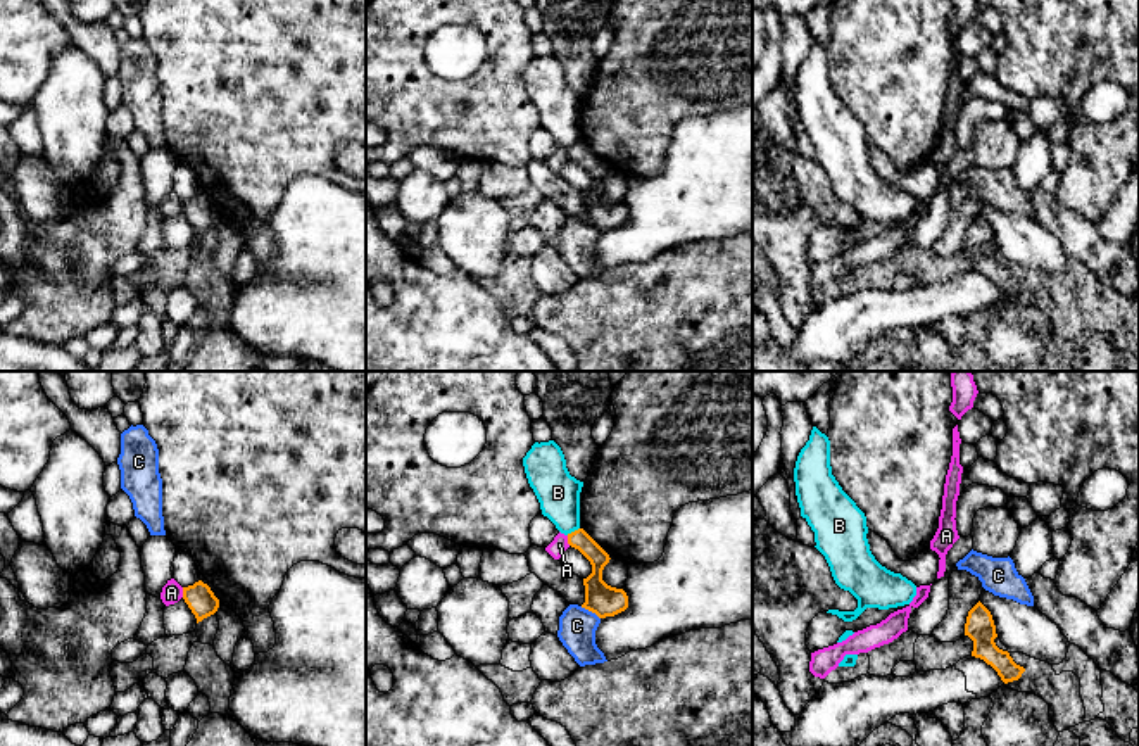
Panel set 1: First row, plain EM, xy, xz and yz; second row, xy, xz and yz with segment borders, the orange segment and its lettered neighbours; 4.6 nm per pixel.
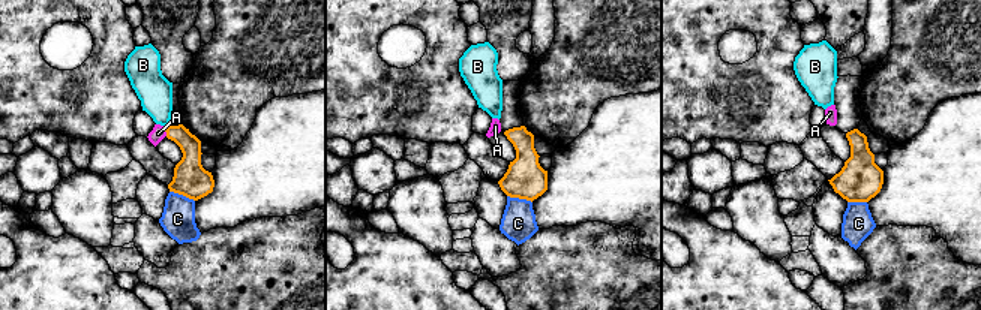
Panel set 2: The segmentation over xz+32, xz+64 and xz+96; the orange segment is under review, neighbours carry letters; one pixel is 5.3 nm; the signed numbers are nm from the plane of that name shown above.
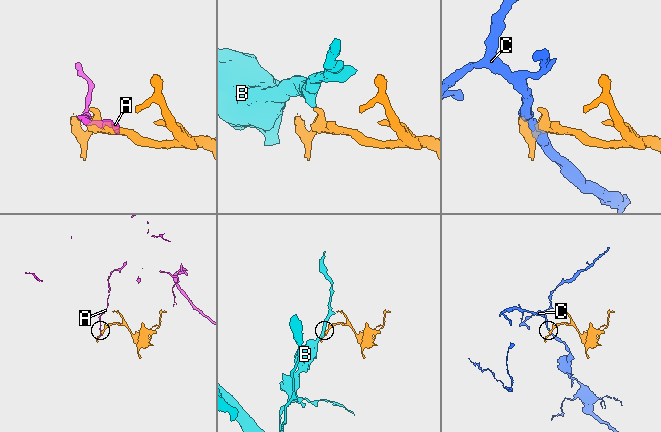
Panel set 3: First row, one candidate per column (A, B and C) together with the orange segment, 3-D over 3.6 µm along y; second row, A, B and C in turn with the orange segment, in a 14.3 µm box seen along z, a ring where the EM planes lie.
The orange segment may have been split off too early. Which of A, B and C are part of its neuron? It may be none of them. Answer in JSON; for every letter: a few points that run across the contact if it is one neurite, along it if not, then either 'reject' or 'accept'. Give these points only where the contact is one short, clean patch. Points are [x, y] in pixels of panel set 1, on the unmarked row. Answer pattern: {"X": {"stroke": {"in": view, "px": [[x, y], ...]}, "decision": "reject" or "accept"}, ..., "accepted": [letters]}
{"A": {"stroke": {"in": "xy", "px": [[182, 201], [183, 209]]}, "decision": "reject"}, "B": {"stroke": {"in": "xz", "px": [[578, 140], [566, 147]]}, "decision": "reject"}, "C": {"stroke": {"in": "xz", "px": [[580, 220], [599, 232]]}, "decision": "reject"}, "accepted": []}

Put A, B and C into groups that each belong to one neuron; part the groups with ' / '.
A / B / C

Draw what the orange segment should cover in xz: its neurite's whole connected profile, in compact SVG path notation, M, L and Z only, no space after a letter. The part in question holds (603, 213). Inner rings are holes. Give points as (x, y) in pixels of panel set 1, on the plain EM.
M583 143L568 147L568 157L578 162L592 178L592 186L583 192L585 216L582 221L599 231L614 230L628 221L628 209L623 202L607 199L602 183L609 176L609 168Z

